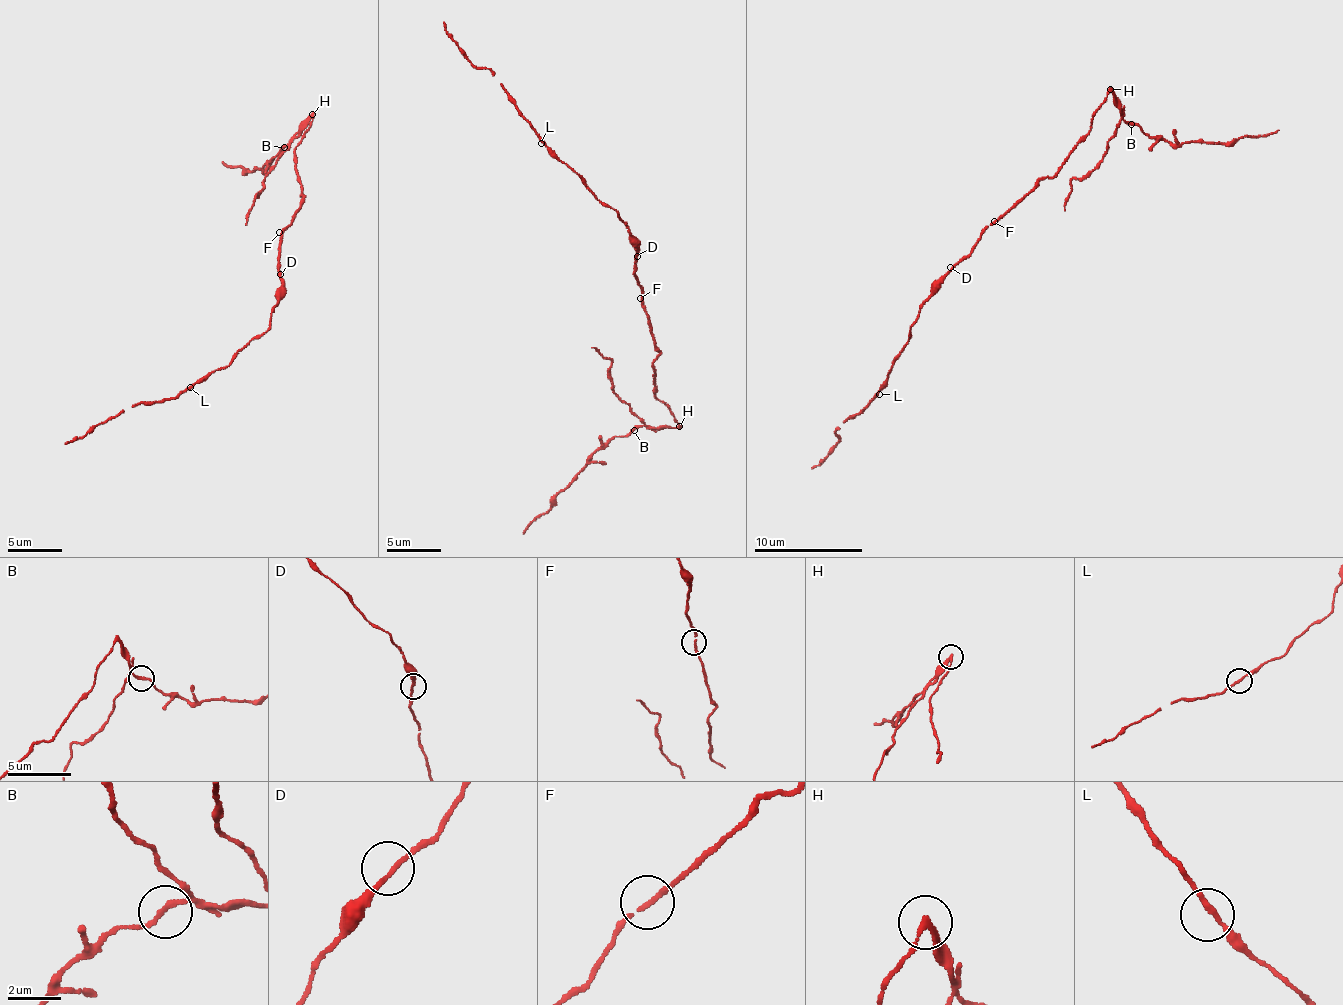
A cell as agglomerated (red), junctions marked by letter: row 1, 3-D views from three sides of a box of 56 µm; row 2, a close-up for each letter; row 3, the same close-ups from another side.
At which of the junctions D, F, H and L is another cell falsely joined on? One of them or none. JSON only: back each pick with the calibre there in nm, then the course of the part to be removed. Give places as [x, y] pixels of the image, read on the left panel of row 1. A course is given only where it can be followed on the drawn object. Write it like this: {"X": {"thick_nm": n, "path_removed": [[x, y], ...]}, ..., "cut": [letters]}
{"H": {"thick_nm": 170, "path_removed": [[313, 113], [289, 141], [265, 161], [262, 170], [243, 173], [240, 166], [227, 167], [221, 161]]}, "cut": ["H"]}

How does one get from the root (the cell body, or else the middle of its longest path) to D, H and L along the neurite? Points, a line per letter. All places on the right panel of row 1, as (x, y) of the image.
D: (992, 221), (973, 249), (950, 267)
H: (992, 221), (1009, 212), (1036, 184), (1054, 176), (1078, 139), (1090, 128), (1094, 114), (1109, 89)
L: (992, 221), (976, 249), (945, 275), (943, 283), (922, 306), (879, 394)

